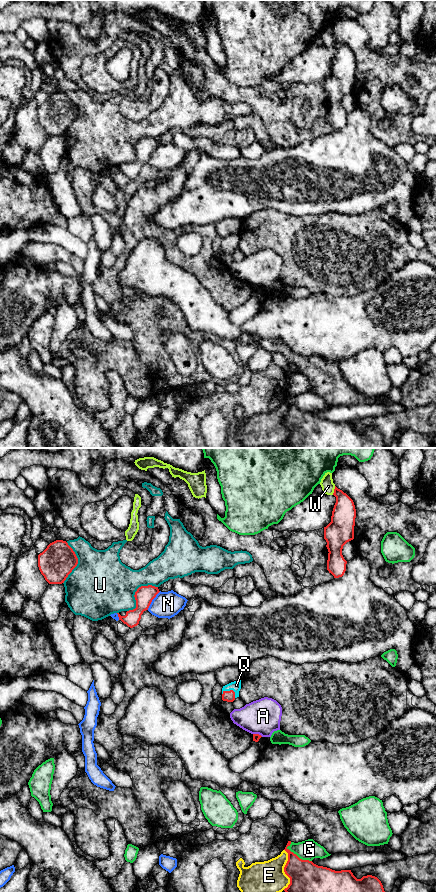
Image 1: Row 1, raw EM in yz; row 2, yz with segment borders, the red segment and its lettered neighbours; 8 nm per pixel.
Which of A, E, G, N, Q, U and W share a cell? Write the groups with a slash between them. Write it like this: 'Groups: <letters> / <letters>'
Groups: A / E / G / N / Q / U / W

